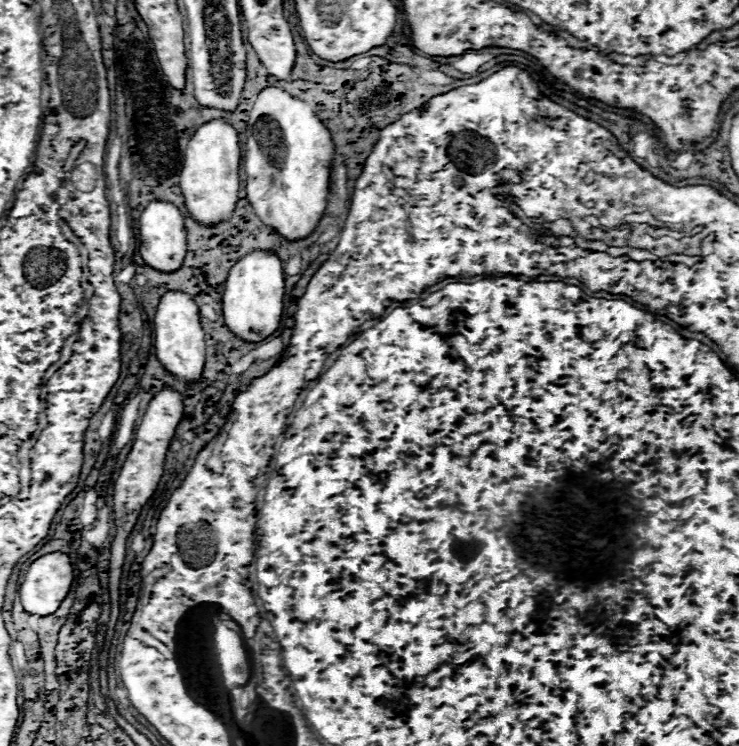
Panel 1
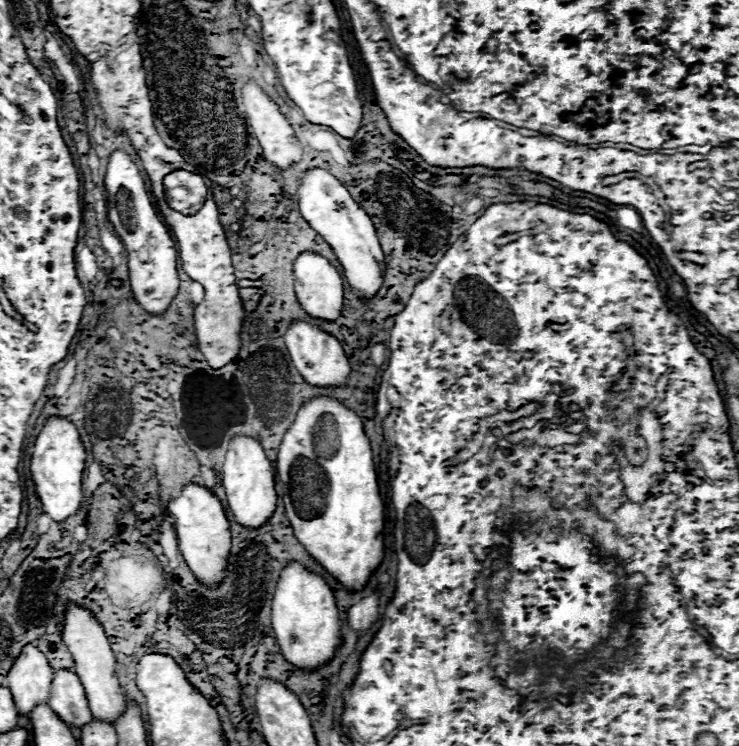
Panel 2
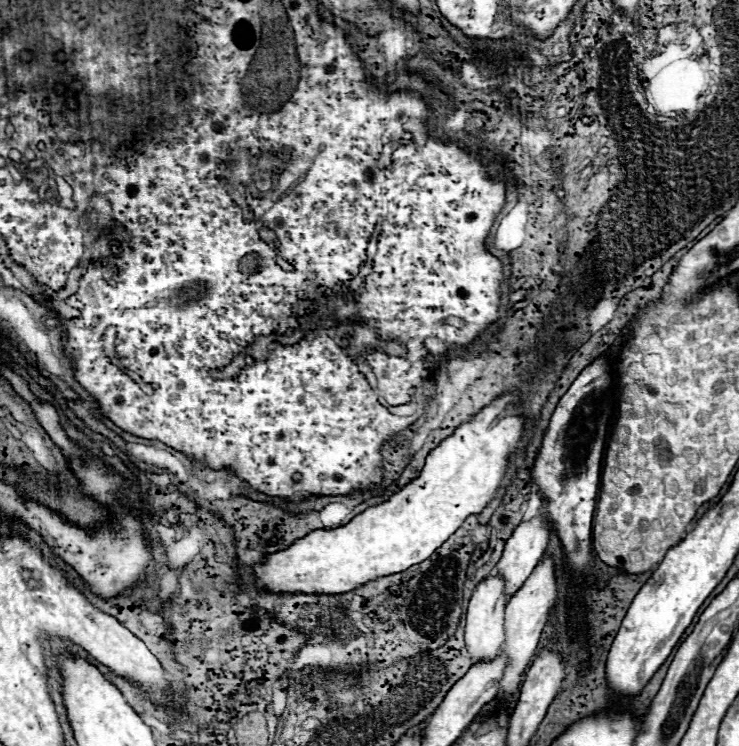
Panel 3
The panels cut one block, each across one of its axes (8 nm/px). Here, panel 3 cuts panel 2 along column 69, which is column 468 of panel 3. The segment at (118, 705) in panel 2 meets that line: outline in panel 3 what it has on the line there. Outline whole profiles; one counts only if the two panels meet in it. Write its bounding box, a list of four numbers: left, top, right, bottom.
[466,576,506,660]

